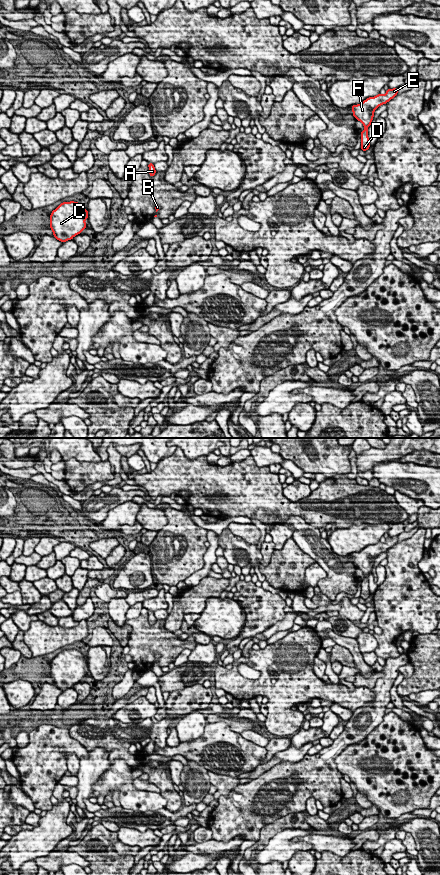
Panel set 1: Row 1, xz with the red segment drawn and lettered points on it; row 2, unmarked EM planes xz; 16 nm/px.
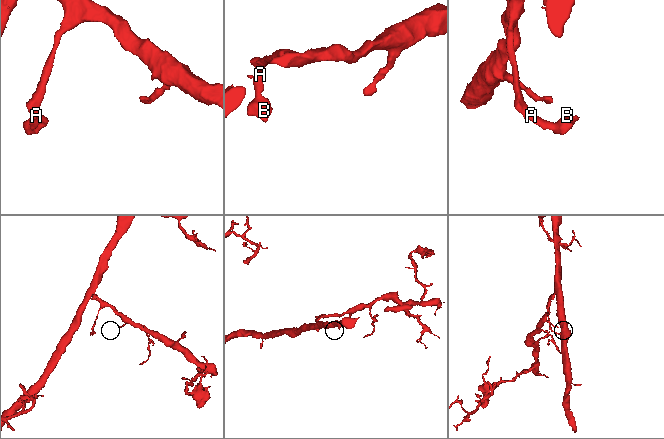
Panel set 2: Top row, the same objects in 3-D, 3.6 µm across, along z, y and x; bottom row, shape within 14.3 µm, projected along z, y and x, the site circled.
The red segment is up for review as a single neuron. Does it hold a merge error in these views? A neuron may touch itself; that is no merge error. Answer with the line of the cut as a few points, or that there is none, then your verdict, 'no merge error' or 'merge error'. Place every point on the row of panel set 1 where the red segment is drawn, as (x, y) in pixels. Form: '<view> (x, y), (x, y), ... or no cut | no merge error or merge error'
no cut | no merge error

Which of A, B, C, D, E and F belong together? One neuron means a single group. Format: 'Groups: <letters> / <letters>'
Groups: A B C D E F

